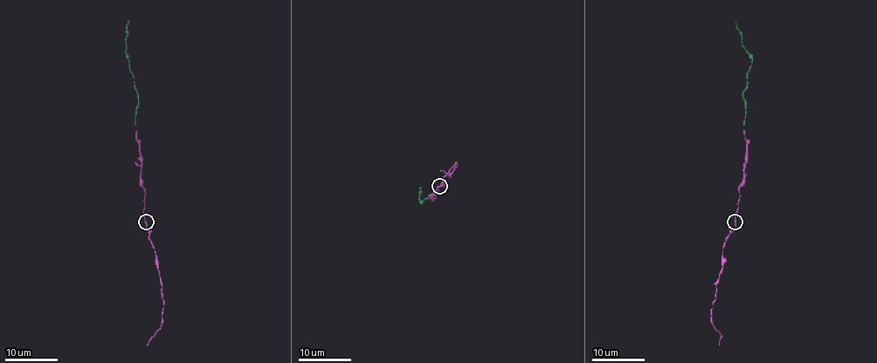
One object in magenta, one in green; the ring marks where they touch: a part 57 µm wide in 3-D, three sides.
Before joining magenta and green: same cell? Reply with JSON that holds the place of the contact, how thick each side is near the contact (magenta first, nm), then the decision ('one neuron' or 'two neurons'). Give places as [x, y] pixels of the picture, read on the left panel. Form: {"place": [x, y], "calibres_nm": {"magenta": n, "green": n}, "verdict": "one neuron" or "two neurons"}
{"place": [146, 222], "calibres_nm": {"magenta": 130, "green": 200}, "verdict": "one neuron"}

